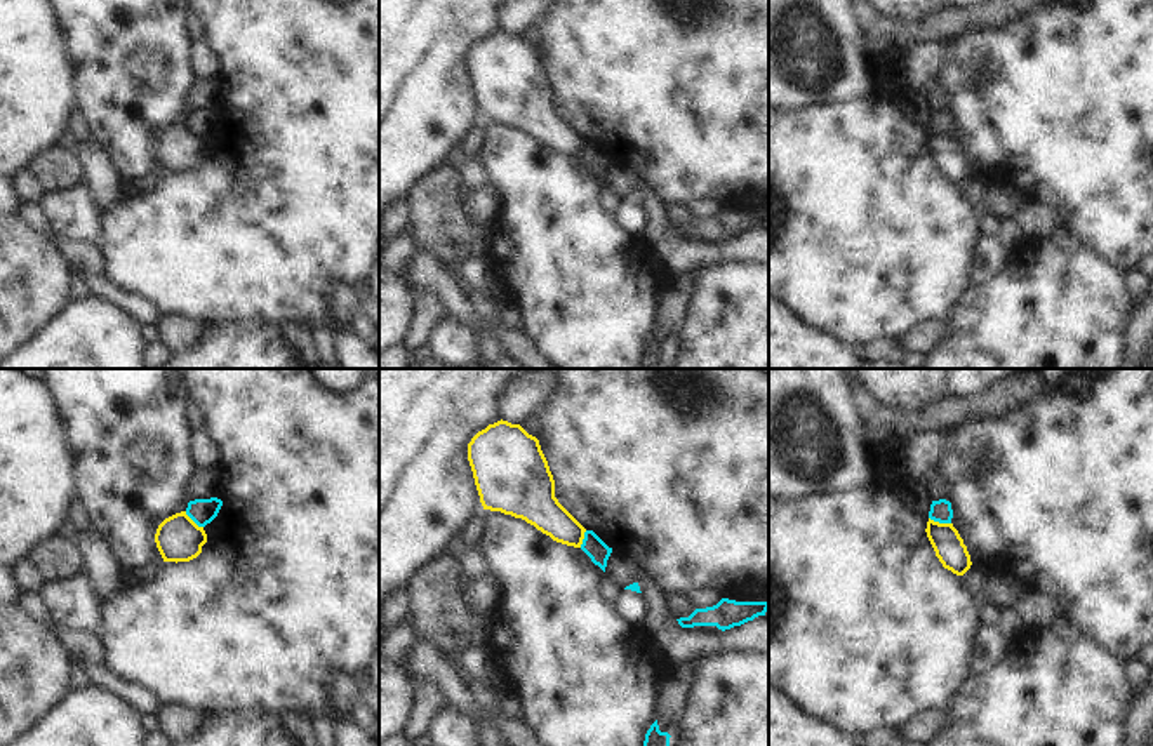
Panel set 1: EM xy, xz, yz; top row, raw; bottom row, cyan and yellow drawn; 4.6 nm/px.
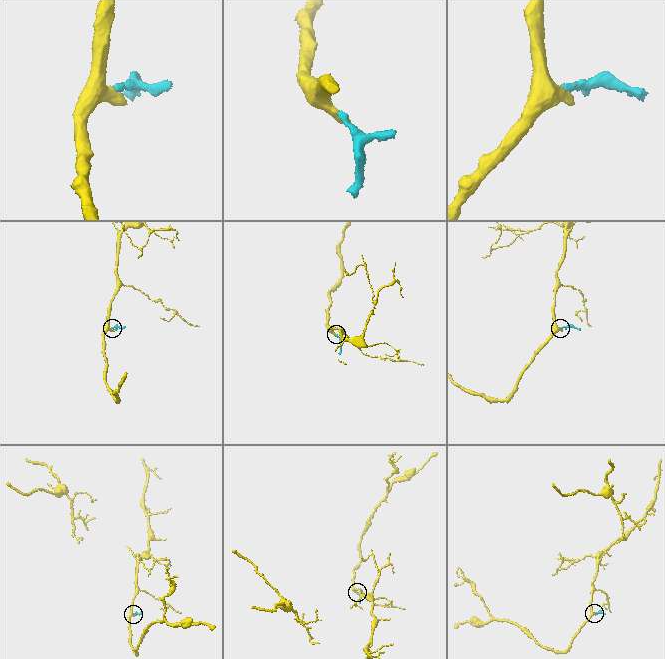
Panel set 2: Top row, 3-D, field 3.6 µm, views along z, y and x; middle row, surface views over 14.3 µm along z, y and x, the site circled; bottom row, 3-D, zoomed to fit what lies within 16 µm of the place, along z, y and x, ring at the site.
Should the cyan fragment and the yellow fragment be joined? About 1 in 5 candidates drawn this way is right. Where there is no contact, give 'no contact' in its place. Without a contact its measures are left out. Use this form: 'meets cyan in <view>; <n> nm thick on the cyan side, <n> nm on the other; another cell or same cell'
meets cyan in yz; 100 nm thick on the cyan side, 140 nm on the other; another cell

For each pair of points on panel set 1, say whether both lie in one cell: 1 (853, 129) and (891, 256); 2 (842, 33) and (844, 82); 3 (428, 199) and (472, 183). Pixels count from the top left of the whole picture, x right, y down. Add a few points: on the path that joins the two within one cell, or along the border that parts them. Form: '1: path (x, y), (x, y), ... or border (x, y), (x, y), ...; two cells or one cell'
1: path (853, 160), (853, 218), (859, 225); one cell
2: path (842, 46), (844, 70); one cell
3: border (459, 171), (465, 186); two cells

